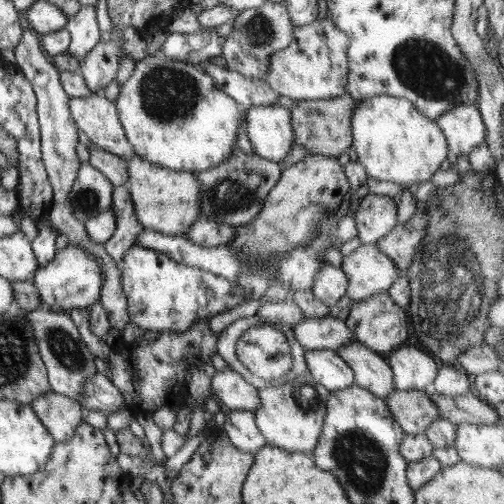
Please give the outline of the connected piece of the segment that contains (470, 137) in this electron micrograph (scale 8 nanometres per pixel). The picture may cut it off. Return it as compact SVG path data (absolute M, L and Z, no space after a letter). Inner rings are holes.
M461 104L442 114L436 122L454 153L468 155L485 141L486 125L477 105Z

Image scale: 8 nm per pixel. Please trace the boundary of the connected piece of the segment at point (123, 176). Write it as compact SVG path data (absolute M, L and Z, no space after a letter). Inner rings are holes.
M96 144L88 146L90 155L90 165L98 172L104 174L106 178L116 186L127 186L129 181L128 163L119 156L106 152Z

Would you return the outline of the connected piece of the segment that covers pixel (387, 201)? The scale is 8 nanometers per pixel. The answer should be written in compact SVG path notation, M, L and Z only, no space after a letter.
M367 193L360 200L354 212L357 226L357 238L362 244L376 244L384 238L396 225L398 218L397 204L386 195Z

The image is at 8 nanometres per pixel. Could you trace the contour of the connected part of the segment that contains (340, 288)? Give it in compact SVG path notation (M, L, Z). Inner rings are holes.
M329 263L324 264L319 274L316 275L313 284L313 295L320 299L327 307L335 308L336 302L347 294L349 285L348 277L341 268L334 267Z

